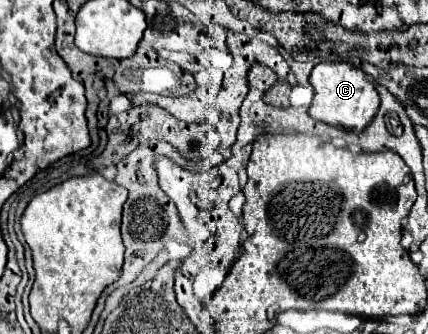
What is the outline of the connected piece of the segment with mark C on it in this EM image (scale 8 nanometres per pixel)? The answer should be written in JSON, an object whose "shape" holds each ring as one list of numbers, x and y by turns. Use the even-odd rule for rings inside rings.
{"shape":[[318,63,310,73,310,85,314,87,314,101,308,115,326,125,334,125,348,131,362,131,374,119,380,97,372,83,364,79,364,71,350,63]]}

